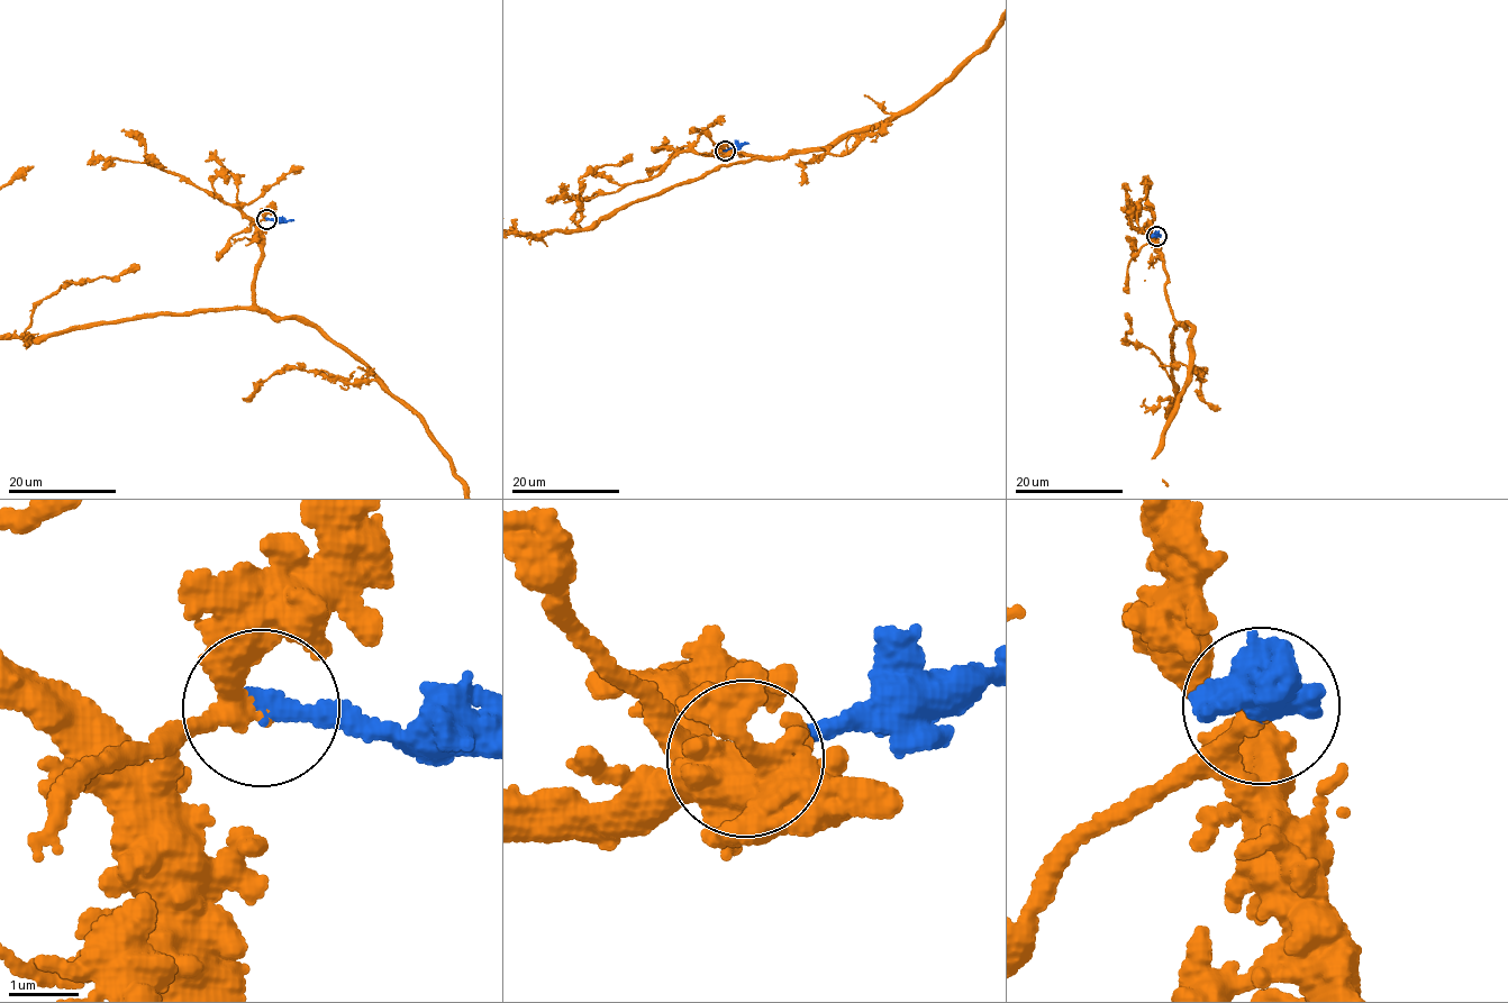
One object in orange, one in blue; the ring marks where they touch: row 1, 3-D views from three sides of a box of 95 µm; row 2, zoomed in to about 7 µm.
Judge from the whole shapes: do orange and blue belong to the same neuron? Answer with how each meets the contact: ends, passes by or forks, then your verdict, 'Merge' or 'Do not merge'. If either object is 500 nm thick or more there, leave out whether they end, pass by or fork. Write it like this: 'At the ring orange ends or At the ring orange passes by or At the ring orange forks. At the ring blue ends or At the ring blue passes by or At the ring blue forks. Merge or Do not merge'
At the ring orange passes by. At the ring blue ends. Merge

